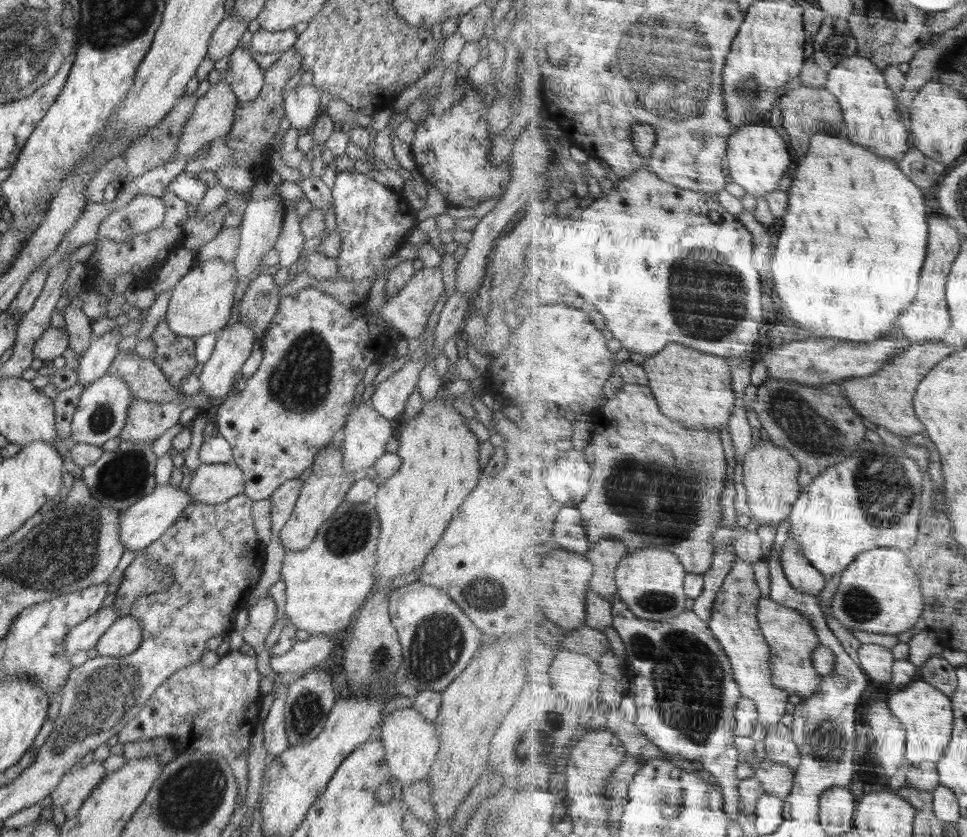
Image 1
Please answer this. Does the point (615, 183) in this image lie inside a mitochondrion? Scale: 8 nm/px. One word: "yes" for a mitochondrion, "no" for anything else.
no

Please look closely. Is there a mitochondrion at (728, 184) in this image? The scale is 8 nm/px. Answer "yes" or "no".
no

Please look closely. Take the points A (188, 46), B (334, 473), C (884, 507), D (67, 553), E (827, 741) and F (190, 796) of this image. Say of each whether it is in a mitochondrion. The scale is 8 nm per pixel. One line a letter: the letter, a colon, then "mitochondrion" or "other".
A: other
B: other
C: mitochondrion
D: mitochondrion
E: mitochondrion
F: mitochondrion

